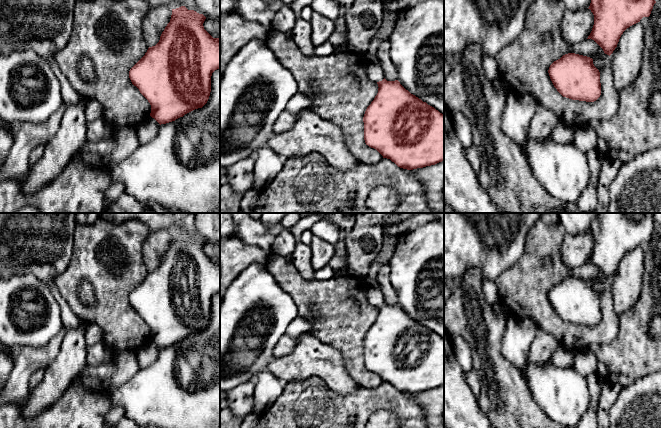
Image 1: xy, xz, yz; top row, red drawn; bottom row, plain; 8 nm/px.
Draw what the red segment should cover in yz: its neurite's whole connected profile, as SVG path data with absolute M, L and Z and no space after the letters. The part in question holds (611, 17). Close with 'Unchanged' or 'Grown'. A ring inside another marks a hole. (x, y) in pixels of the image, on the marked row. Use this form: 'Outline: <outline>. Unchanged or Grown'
Outline: M591 0L588 9L594 15L594 25L587 39L594 40L610 56L623 32L643 17L649 17L655 3L655 0Z. Unchanged

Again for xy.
Outline: M185 6L172 9L170 22L159 42L130 69L129 78L151 105L150 116L160 125L202 108L211 92L212 73L220 69L220 38L213 38L203 26L206 17Z. Unchanged

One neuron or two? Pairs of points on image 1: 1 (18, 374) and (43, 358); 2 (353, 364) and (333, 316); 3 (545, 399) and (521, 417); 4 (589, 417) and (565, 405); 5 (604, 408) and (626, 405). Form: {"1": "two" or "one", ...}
{"1": "one", "2": "one", "3": "two", "4": "two", "5": "two"}

